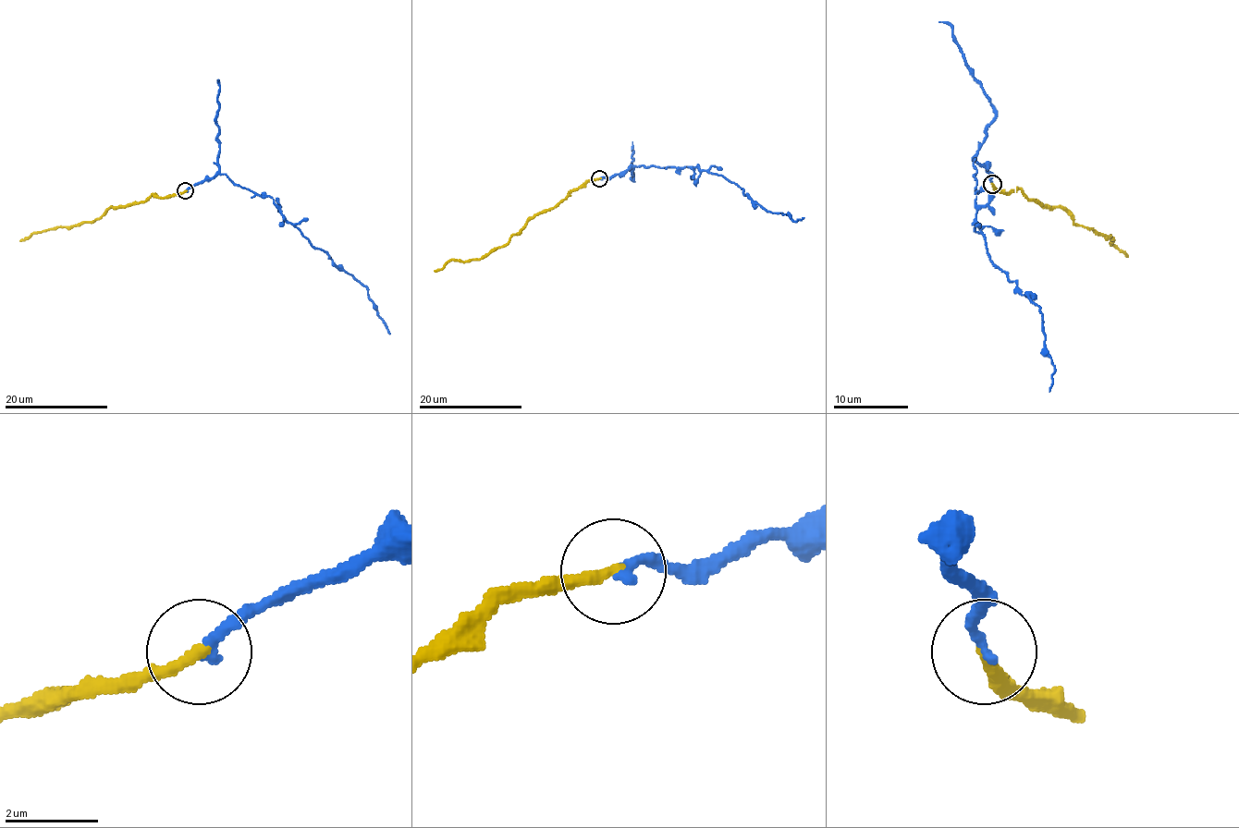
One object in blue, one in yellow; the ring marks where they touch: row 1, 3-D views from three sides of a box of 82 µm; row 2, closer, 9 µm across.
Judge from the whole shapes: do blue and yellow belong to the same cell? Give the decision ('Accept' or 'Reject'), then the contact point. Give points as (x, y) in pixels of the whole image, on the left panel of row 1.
Accept. Place: (185, 190)

